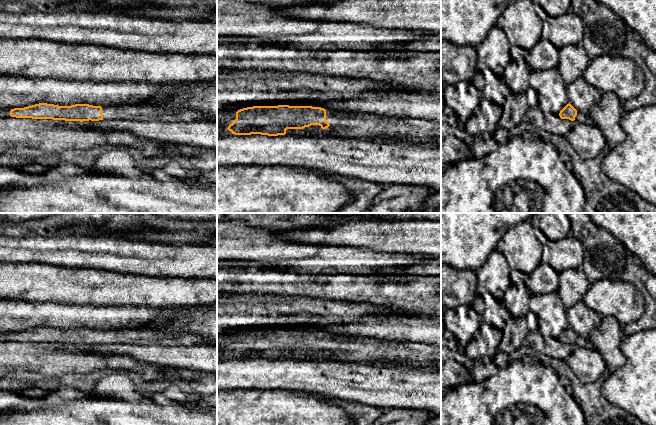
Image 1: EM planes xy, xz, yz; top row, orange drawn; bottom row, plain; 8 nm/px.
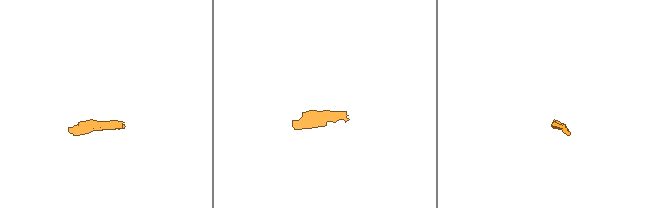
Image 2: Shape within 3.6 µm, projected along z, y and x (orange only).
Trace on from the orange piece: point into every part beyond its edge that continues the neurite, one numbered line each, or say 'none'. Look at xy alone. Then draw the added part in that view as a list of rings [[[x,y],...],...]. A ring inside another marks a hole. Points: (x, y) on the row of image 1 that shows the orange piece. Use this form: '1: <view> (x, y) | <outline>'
1: xy (141, 112) | [[[146,104],[102,107],[102,114],[103,119],[126,119],[130,121],[190,122],[217,120],[213,115],[204,114],[198,109],[153,107]]]

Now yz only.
1: yz (582, 117) | [[[577,111],[577,115],[574,120],[575,123],[583,123],[587,125],[595,125],[595,122],[591,118],[589,112]]]

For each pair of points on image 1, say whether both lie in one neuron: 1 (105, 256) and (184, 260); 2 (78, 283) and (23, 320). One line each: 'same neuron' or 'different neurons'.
1: same neuron
2: different neurons

